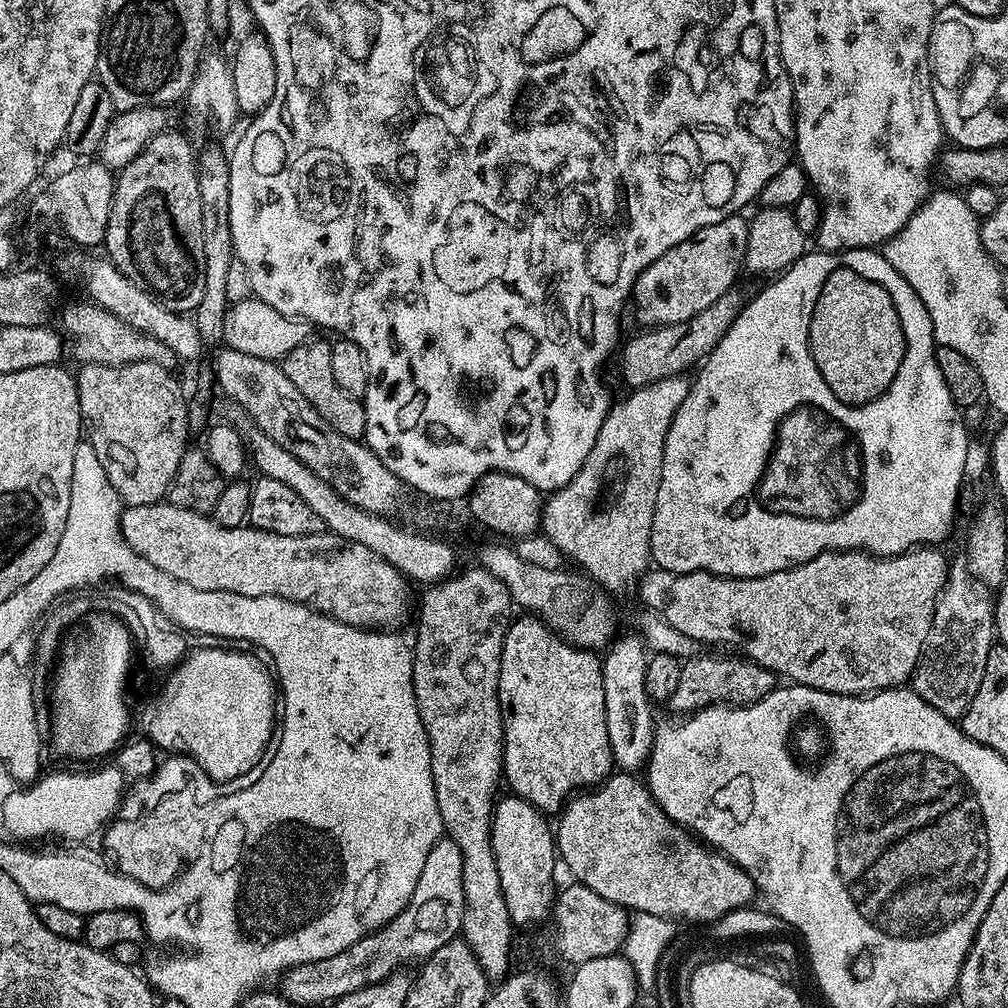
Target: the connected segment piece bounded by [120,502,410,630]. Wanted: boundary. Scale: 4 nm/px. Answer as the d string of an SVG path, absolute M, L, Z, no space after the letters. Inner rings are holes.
M161 502L151 504L150 506L125 507L120 514L120 532L124 535L125 542L135 552L142 554L142 558L146 558L146 562L154 562L154 566L158 566L158 570L166 570L166 574L170 574L170 578L178 578L180 584L194 586L194 590L218 590L219 592L229 592L230 594L242 594L250 598L281 596L299 604L306 604L314 611L326 614L338 622L346 622L355 628L370 628L373 630L399 629L399 624L403 622L404 615L408 612L408 587L410 587L410 584L404 575L394 566L390 566L390 562L378 558L378 554L374 554L374 550L366 550L366 546L358 546L358 542L350 542L346 538L336 536L327 530L306 534L305 536L283 536L282 534L274 534L273 532L267 532L261 528L251 526L223 528L216 524L211 515L179 508L174 502Z

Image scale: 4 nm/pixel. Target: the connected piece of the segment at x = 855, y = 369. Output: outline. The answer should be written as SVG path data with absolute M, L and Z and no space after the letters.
M843 266L831 272L811 315L808 344L823 380L848 405L876 400L897 376L905 356L905 334L890 294Z

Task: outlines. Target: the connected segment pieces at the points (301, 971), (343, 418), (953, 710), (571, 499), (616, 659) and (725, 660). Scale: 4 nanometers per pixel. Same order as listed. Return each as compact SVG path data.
M444 836L426 856L414 894L395 918L370 935L363 936L357 943L352 943L338 955L296 964L287 969L281 975L284 977L278 985L279 991L298 1006L331 1005L340 996L354 994L354 990L362 990L371 984L380 984L410 960L418 962L427 959L435 950L459 935L463 913L462 854L457 844Z
M310 338L302 346L294 346L294 350L290 350L290 354L284 356L282 367L286 378L290 378L290 382L294 382L294 386L298 386L302 398L306 398L306 402L310 402L310 406L314 410L318 410L318 414L322 418L326 418L326 422L330 422L330 426L334 426L334 430L338 430L338 434L351 440L360 440L366 430L363 403L348 396L346 390L342 390L342 386L338 386L338 382L334 382L330 363L331 343L327 339L325 341L316 339Z
M953 563L948 570L948 581L936 599L934 618L920 652L920 661L912 673L910 687L943 716L963 716L974 694L978 694L978 686L982 686L986 658L996 634L994 604L988 592L989 589L975 580L963 563Z
M671 376L641 388L631 389L625 400L611 405L608 416L596 435L586 462L564 488L551 493L542 504L542 532L554 546L558 546L565 561L573 560L584 576L605 593L628 592L637 587L638 581L650 567L652 547L650 530L654 522L654 506L658 498L658 486L662 474L662 454L666 434L672 425L678 406L688 393L689 381Z
M639 635L622 636L613 639L602 656L602 690L606 694L606 734L610 734L610 750L615 767L620 770L640 770L647 765L654 731L654 705L648 699L644 685L646 662L650 653Z
M697 654L685 659L682 663L682 678L678 682L678 690L674 690L670 708L676 714L691 714L699 708L708 708L711 704L730 704L743 706L753 704L778 687L775 672L763 668L761 664L747 658L735 660L732 656L703 656Z

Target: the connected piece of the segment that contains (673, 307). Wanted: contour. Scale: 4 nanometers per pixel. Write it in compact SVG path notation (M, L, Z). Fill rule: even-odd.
M737 214L722 218L722 222L708 224L699 228L690 238L675 244L666 254L662 254L650 266L640 272L640 277L632 283L631 307L636 307L636 316L644 326L659 326L662 324L677 324L694 318L694 314L702 314L706 306L714 306L722 294L733 291L736 279L744 268L744 255L748 241L748 220Z

